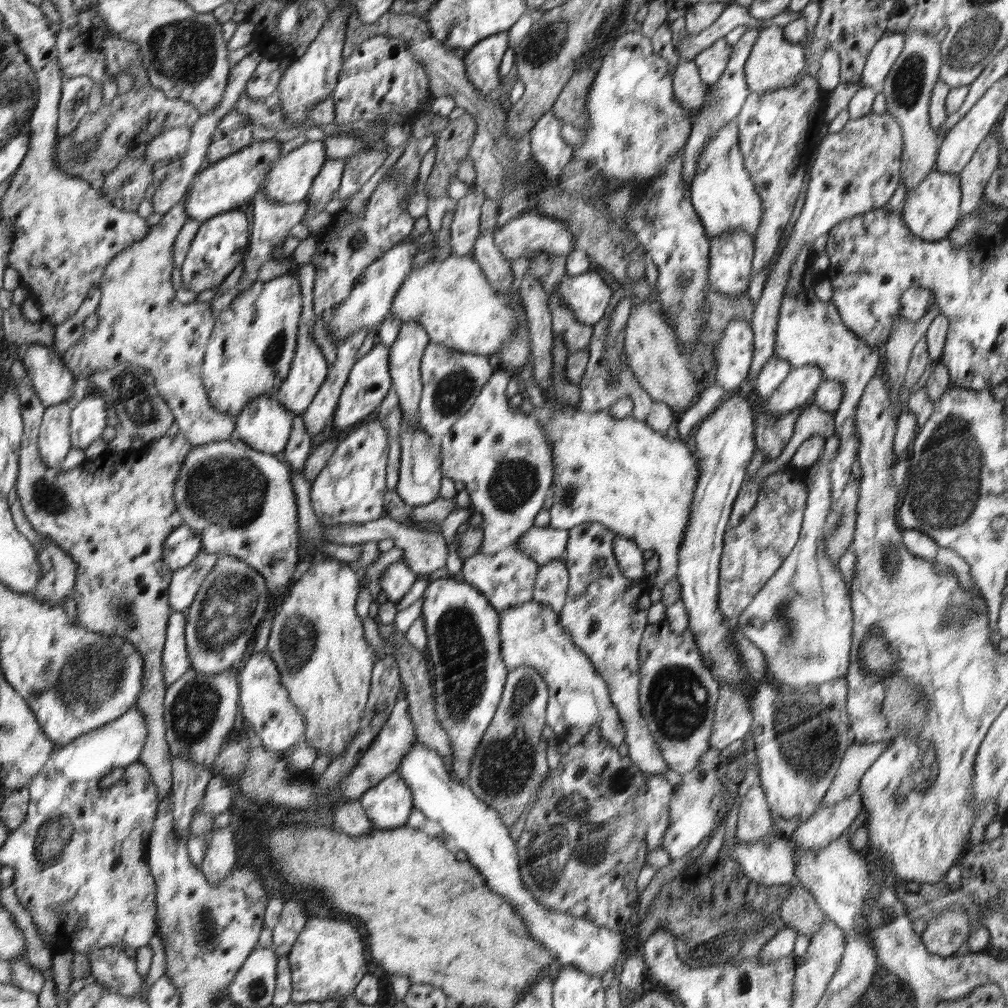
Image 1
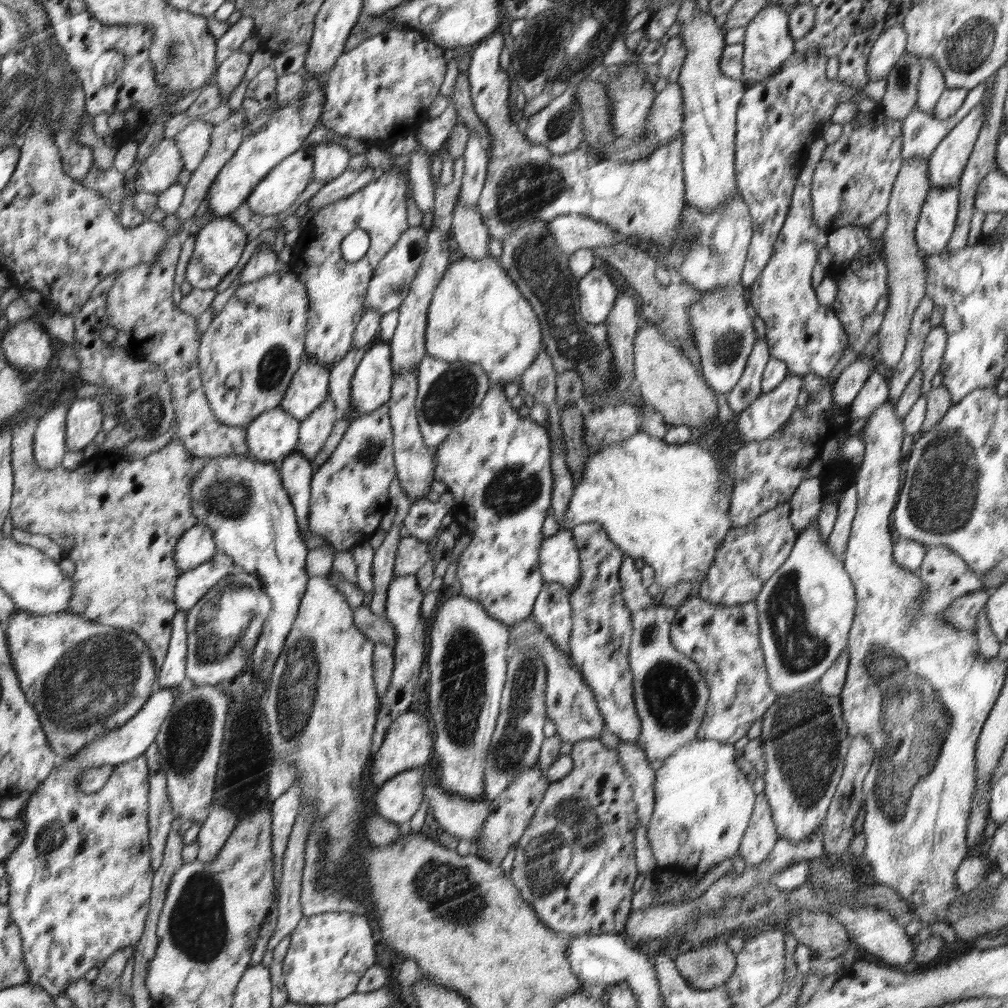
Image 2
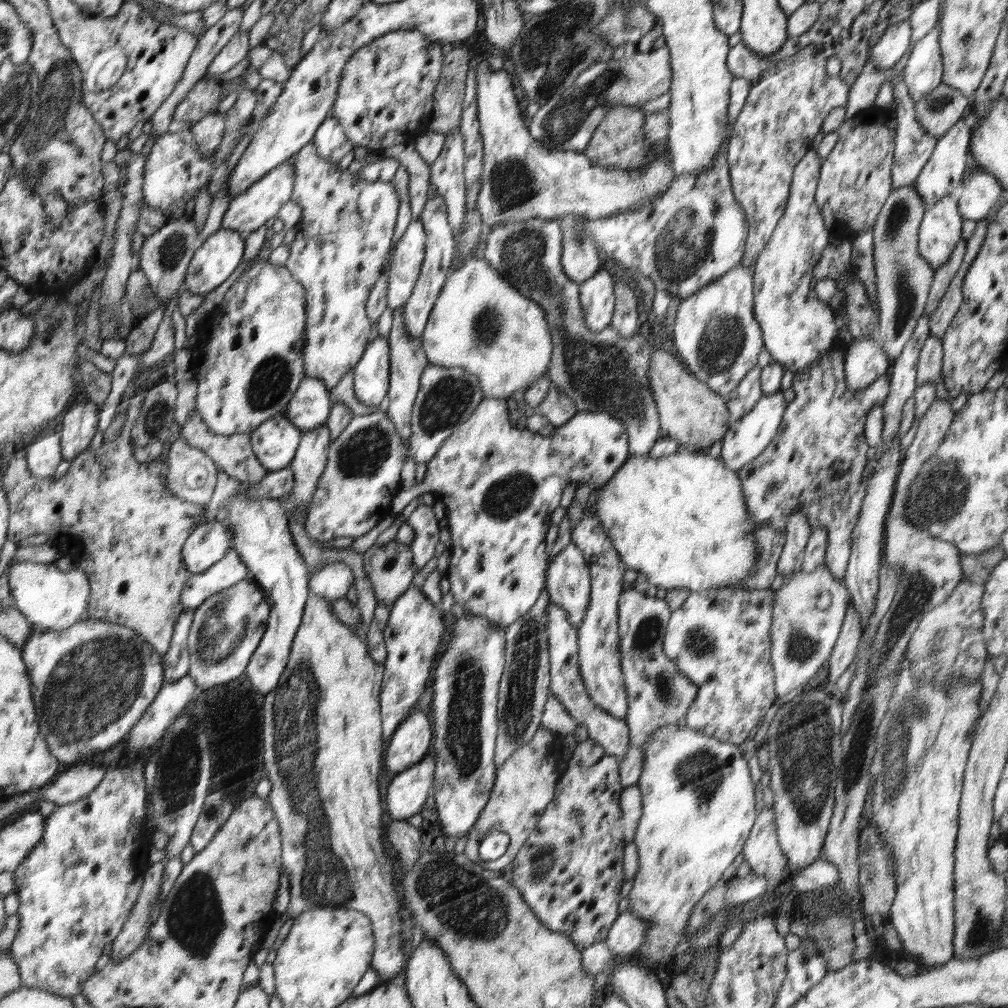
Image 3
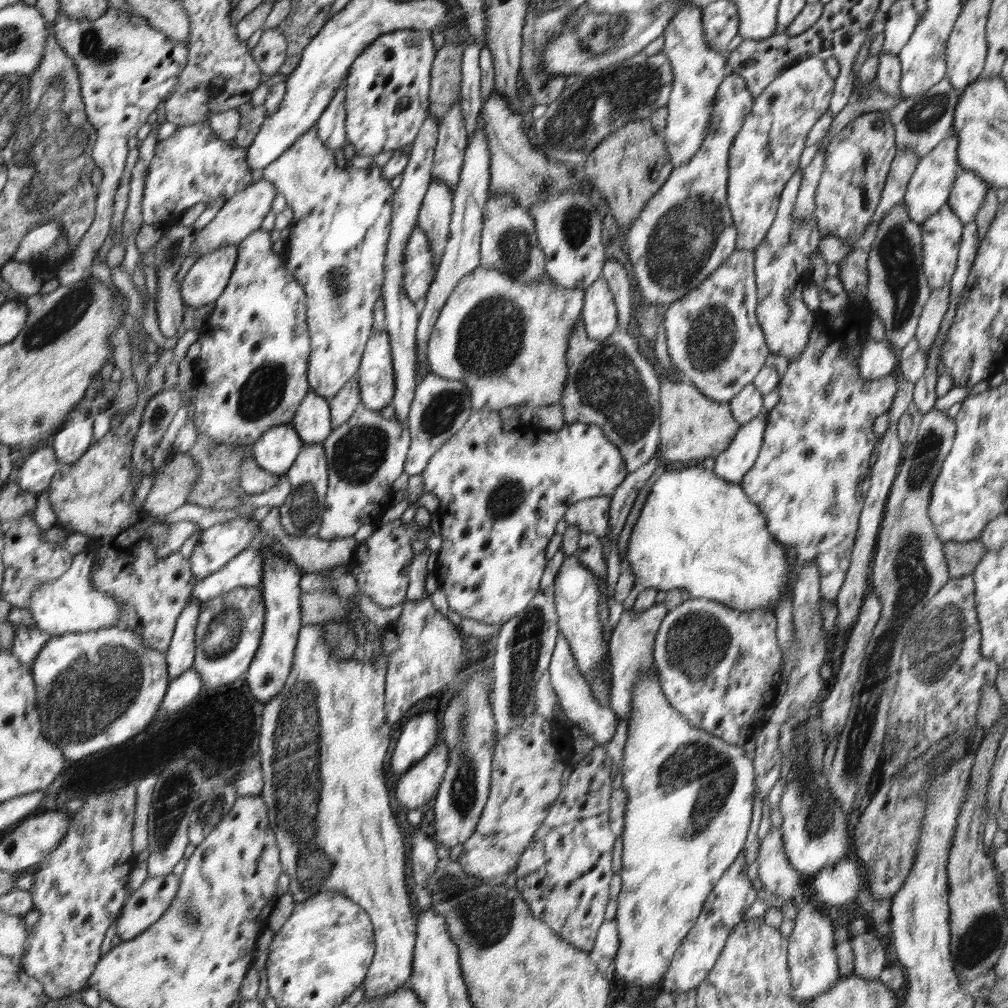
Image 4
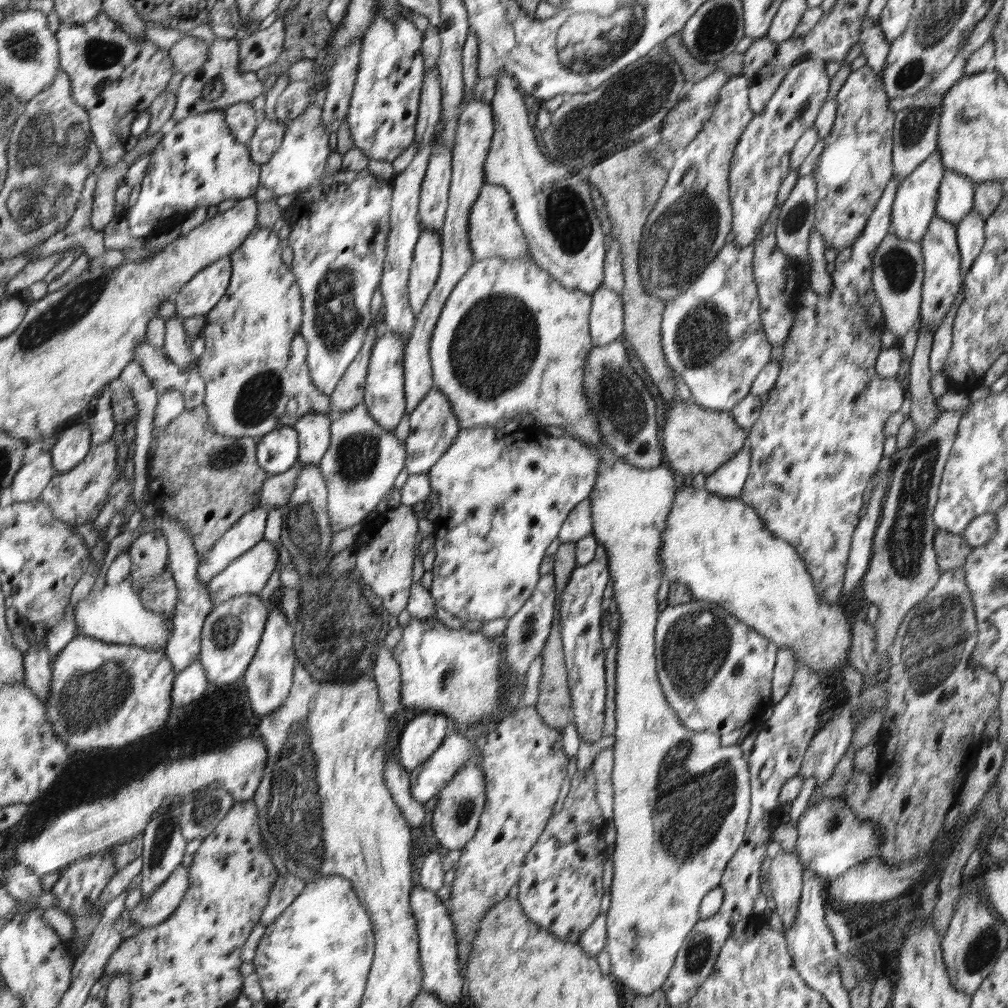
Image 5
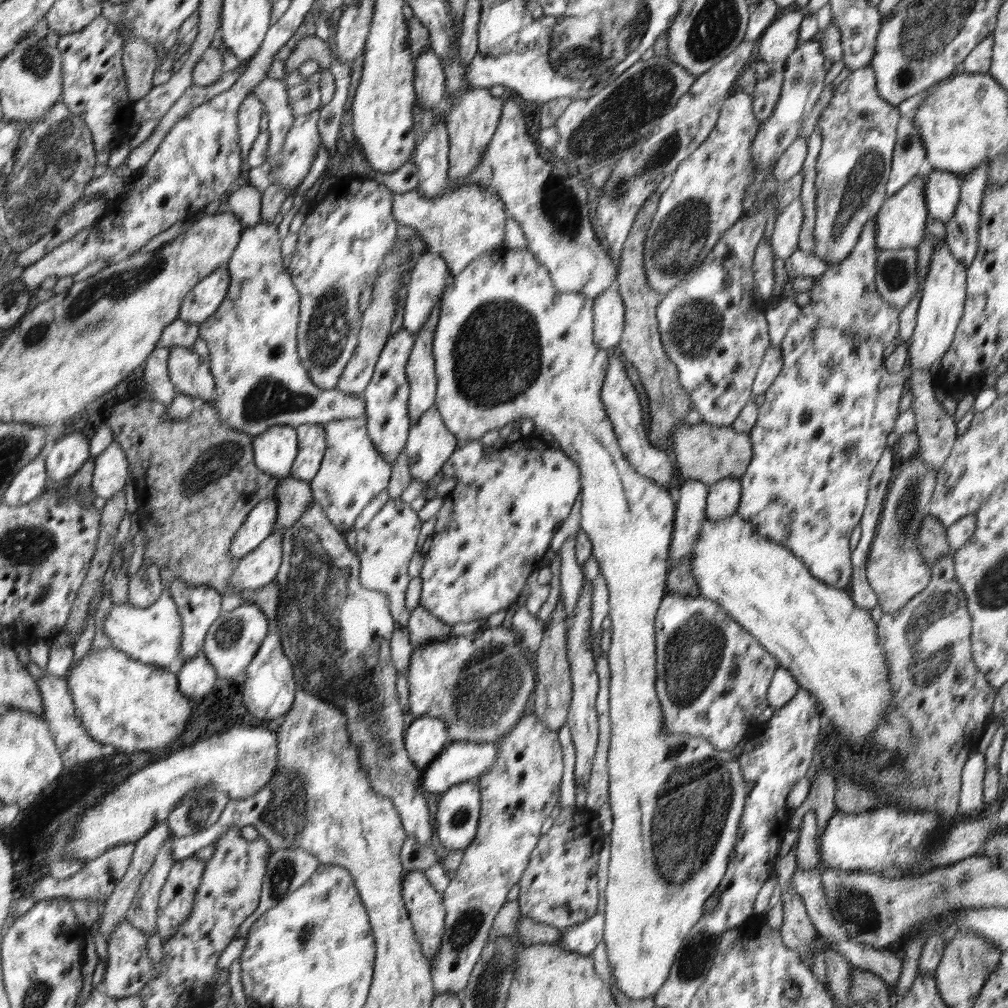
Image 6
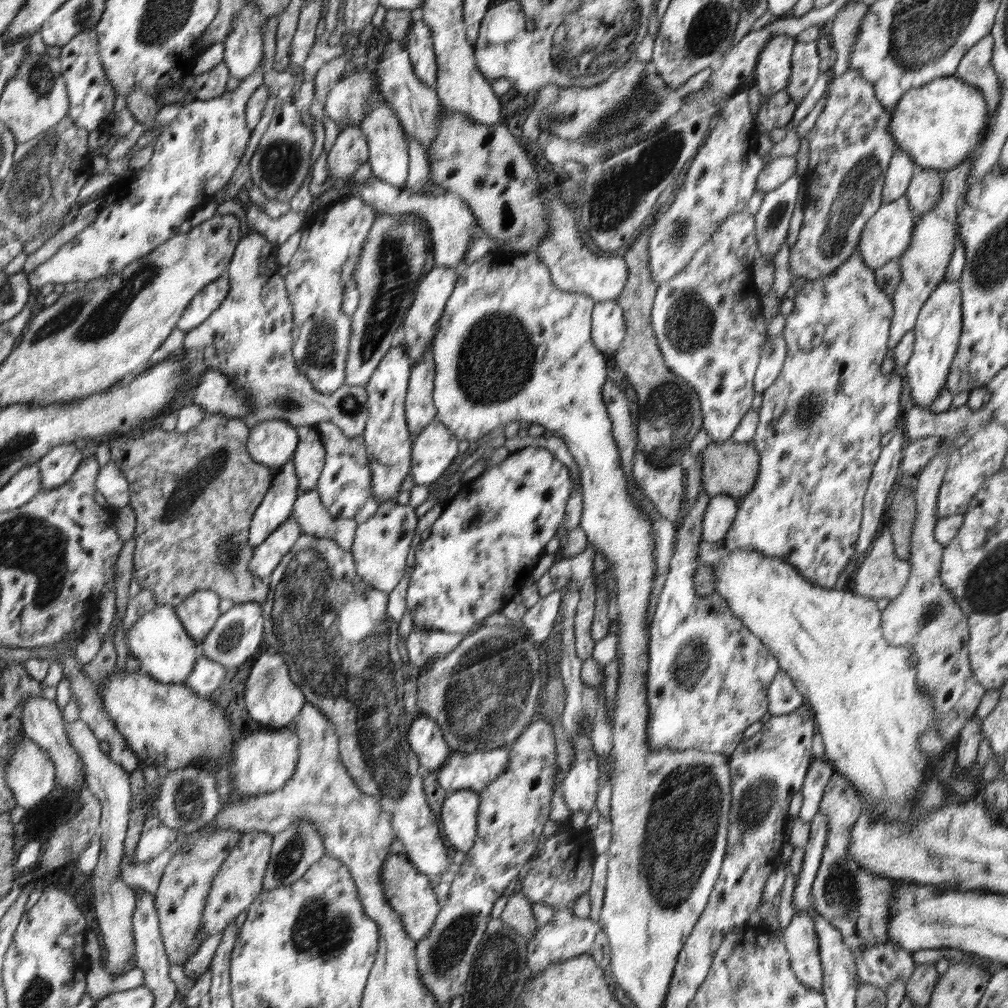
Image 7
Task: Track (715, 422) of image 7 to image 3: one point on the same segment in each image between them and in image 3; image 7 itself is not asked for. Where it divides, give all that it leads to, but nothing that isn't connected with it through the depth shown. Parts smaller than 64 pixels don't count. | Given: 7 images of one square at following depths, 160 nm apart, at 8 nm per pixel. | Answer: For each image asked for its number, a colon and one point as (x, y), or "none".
3: (715, 333)
4: (713, 337)
5: (712, 336)
6: (712, 324)

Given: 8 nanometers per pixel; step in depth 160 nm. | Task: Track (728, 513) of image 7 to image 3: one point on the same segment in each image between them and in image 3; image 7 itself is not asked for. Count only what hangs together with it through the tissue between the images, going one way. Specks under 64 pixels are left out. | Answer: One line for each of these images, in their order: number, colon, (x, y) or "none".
3: (745, 439)
4: (739, 457)
5: (728, 481)
6: (723, 498)

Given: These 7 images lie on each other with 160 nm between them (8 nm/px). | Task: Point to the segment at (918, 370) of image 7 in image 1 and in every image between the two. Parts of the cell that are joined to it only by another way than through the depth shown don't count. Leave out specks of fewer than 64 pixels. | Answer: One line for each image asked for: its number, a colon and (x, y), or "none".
1: (931, 210)
2: (936, 222)
3: (940, 230)
4: (941, 233)
5: (942, 280)
6: (943, 298)

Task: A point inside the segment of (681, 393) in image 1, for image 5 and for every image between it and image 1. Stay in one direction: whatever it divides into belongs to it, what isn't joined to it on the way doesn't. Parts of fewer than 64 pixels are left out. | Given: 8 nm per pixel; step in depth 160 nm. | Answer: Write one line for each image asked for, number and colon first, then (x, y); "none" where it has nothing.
2: (667, 381)
3: (691, 413)
4: (693, 427)
5: (696, 440)

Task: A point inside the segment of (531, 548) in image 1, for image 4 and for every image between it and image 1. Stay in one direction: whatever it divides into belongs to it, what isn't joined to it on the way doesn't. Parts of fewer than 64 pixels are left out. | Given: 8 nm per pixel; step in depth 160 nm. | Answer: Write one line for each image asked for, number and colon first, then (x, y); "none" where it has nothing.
2: (558, 555)
3: (568, 578)
4: (576, 591)

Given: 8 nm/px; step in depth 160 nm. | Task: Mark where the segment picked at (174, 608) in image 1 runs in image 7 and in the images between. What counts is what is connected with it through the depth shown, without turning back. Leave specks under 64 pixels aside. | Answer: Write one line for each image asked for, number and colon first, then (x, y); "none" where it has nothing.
2: (194, 584)
3: (230, 570)
4: (246, 570)
5: (249, 574)
6: (260, 568)
7: (267, 557)

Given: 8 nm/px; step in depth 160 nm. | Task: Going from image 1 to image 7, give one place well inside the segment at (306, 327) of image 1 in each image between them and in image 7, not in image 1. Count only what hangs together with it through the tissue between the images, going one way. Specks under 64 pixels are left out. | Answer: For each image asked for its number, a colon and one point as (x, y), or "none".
2: (308, 389)
3: (309, 407)
4: (312, 420)
5: (314, 432)
6: (312, 445)
7: (309, 458)

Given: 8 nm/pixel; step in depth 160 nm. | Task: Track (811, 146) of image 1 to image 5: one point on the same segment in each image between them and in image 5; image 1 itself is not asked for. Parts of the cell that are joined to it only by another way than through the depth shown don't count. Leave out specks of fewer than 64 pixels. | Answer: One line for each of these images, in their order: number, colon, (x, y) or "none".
2: (777, 121)
3: (784, 112)
4: (765, 154)
5: (761, 161)

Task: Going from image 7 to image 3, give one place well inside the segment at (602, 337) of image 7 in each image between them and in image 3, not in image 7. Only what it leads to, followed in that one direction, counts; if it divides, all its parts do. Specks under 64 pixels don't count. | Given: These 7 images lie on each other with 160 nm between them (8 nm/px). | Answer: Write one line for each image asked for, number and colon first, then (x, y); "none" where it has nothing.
3: (597, 293)
4: (600, 314)
5: (607, 321)
6: (610, 311)

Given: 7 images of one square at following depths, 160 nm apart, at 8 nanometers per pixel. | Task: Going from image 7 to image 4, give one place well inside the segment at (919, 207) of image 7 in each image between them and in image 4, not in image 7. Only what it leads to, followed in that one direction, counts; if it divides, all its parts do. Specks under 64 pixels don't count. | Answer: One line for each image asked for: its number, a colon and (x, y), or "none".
4: (969, 191)
5: (957, 192)
6: (943, 188)

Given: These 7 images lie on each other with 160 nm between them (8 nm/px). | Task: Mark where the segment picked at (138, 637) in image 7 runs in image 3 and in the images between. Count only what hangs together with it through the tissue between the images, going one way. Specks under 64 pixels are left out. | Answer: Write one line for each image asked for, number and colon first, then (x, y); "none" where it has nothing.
3: (50, 599)
4: (71, 603)
5: (116, 614)
6: (153, 634)

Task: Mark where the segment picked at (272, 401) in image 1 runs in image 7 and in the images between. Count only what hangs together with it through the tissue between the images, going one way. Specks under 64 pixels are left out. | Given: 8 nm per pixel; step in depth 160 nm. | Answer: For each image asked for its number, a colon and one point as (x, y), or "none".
2: (273, 436)
3: (275, 442)
4: (276, 450)
5: (278, 451)
6: (275, 450)
7: (273, 443)

